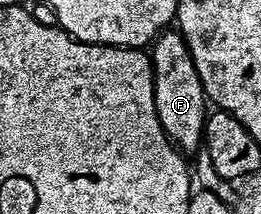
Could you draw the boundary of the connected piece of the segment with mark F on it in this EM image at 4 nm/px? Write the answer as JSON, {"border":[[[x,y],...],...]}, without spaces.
{"border":[[[168,28],[151,43],[149,57],[151,59],[151,70],[155,73],[153,100],[157,108],[157,120],[161,120],[161,128],[166,132],[170,142],[175,145],[176,150],[187,156],[194,155],[203,145],[203,129],[209,113],[209,103],[207,93],[203,91],[201,76],[197,76],[197,68],[193,64],[193,56],[178,29]]]}

